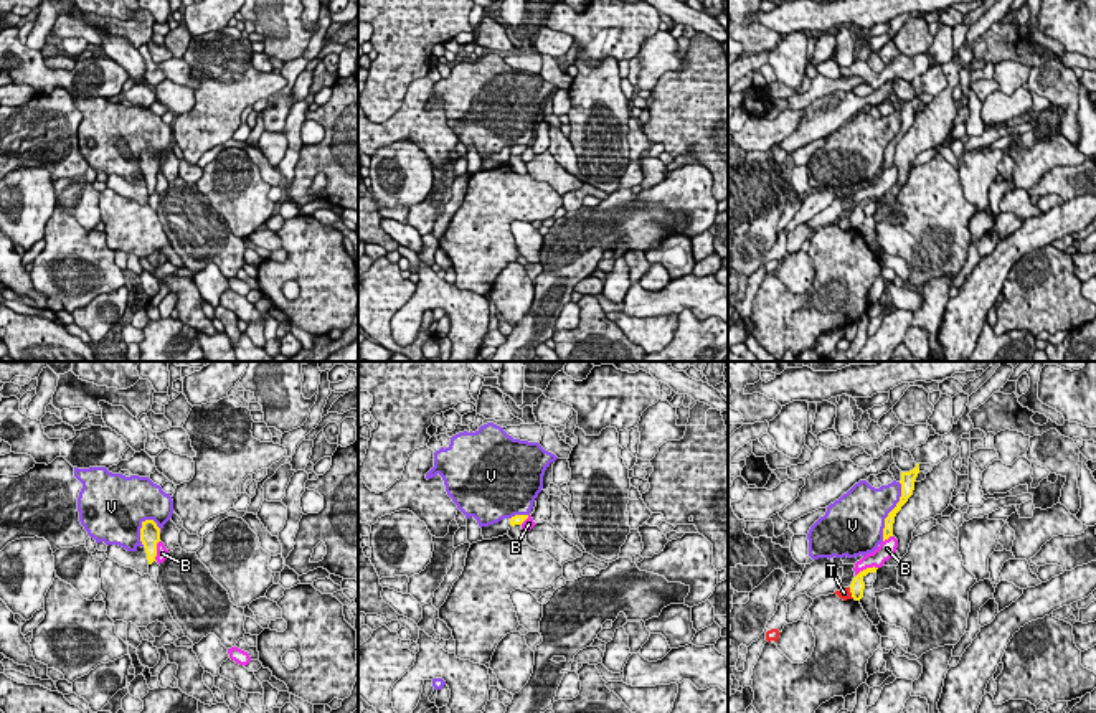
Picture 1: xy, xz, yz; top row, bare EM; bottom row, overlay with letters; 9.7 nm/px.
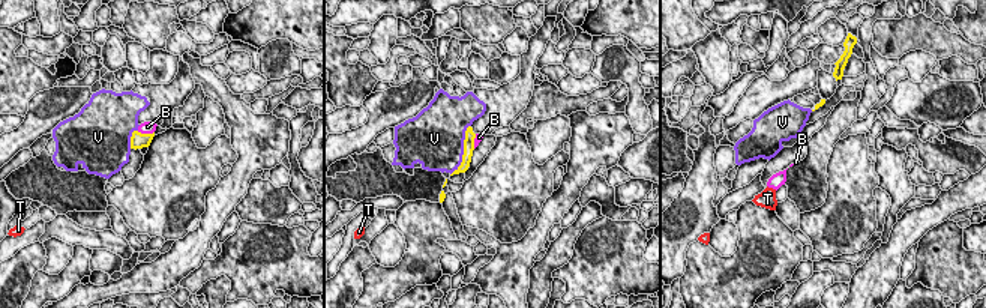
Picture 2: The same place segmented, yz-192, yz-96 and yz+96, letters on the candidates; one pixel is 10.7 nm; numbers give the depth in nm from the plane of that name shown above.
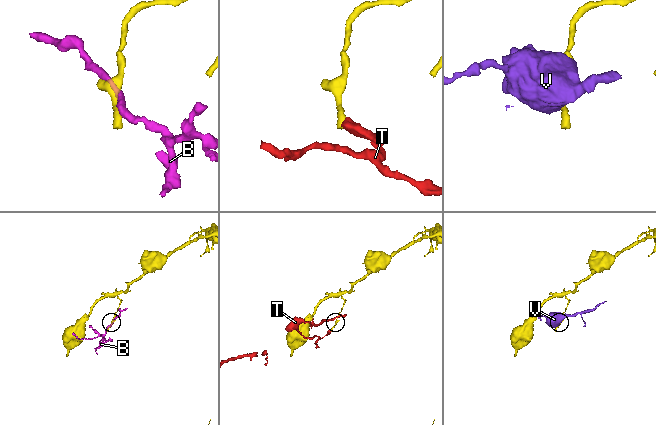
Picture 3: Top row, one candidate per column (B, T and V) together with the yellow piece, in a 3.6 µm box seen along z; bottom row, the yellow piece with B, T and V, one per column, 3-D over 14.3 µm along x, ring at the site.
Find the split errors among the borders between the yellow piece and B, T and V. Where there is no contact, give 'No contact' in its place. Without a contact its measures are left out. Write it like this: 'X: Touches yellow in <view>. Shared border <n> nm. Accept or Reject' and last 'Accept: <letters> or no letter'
B: Touches yellow in yz. Shared border 240 nm. Reject
T: Touches yellow in yz. Shared border 120 nm. Reject
V: Touches yellow in yz. Shared border 600 nm. Reject
Accept: no letter

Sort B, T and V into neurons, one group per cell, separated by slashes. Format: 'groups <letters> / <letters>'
groups B / T / V

